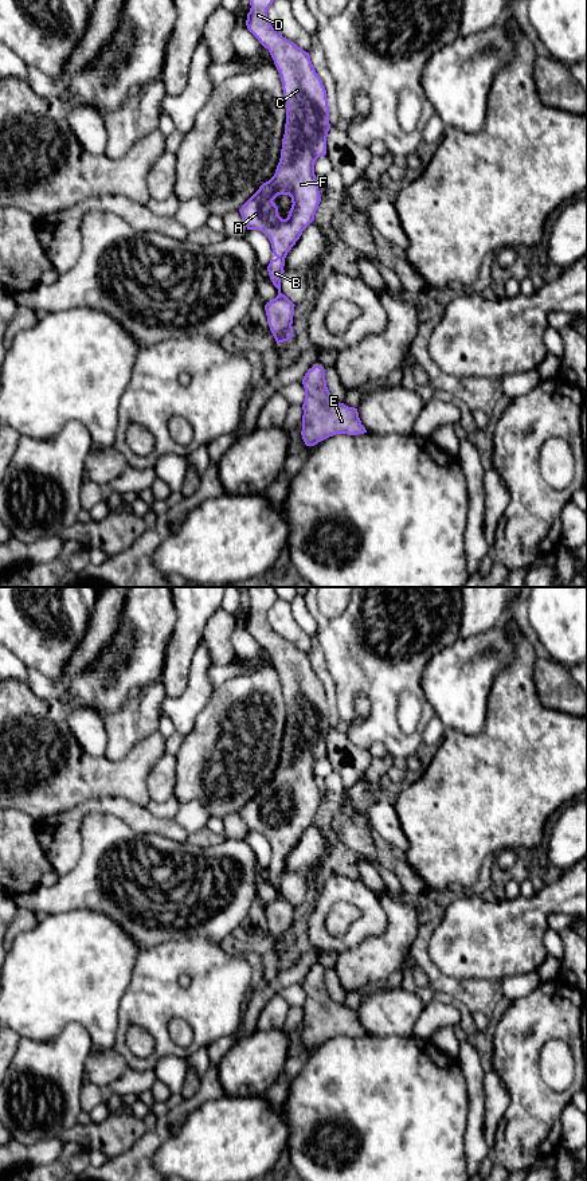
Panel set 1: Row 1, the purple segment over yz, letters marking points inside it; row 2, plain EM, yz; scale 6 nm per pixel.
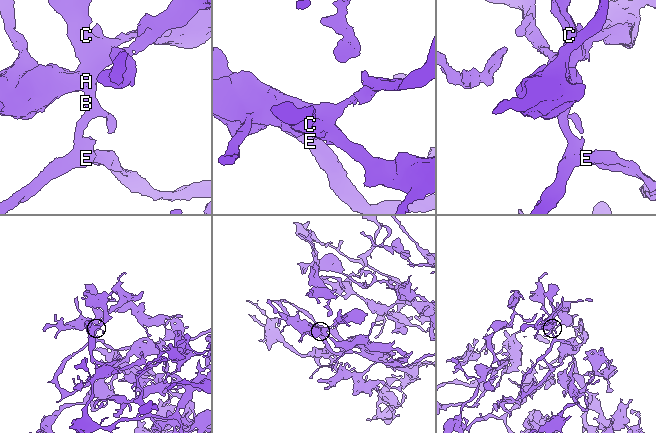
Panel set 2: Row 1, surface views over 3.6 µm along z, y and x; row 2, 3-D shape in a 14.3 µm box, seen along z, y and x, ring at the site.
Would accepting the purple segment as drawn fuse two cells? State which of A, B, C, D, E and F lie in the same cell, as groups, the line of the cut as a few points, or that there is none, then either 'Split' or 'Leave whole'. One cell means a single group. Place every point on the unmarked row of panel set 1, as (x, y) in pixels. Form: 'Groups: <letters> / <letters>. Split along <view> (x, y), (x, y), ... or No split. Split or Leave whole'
Groups: A B C D E F. No split. Leave whole

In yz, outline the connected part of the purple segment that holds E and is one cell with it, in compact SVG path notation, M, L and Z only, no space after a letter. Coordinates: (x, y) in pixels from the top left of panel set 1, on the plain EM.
M314 967L302 981L305 1004L302 1006L302 1041L306 1048L336 1036L359 1037L367 1035L357 1010L337 1004L329 994L324 969Z

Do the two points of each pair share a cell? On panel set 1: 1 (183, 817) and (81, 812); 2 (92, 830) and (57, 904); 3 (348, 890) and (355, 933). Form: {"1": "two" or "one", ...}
{"1": "two", "2": "one", "3": "one"}

